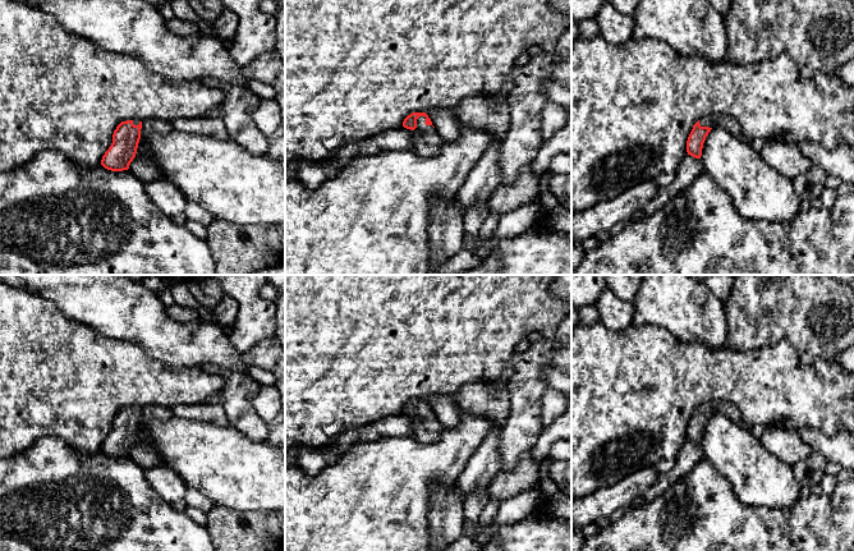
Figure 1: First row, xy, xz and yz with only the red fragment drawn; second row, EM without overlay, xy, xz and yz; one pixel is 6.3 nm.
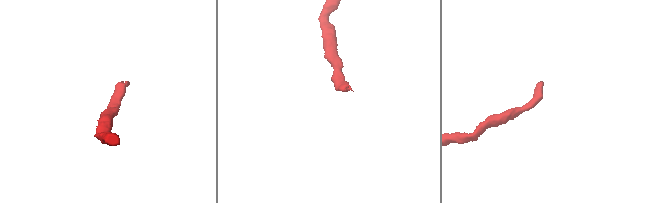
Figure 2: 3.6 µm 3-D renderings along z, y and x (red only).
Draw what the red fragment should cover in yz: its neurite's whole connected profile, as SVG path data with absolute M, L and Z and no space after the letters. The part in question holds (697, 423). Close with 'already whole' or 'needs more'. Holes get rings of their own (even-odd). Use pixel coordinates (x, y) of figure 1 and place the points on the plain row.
M711 401L698 407L693 412L687 427L688 441L701 445L706 423L713 413L722 413L730 417L738 426L752 431L752 428L743 421L741 414L735 404L729 401Z; needs more

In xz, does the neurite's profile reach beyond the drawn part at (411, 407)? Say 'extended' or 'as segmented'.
extended

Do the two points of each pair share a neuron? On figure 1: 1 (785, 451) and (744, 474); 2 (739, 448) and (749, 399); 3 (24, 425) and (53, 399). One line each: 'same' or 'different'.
1: same
2: different
3: same

